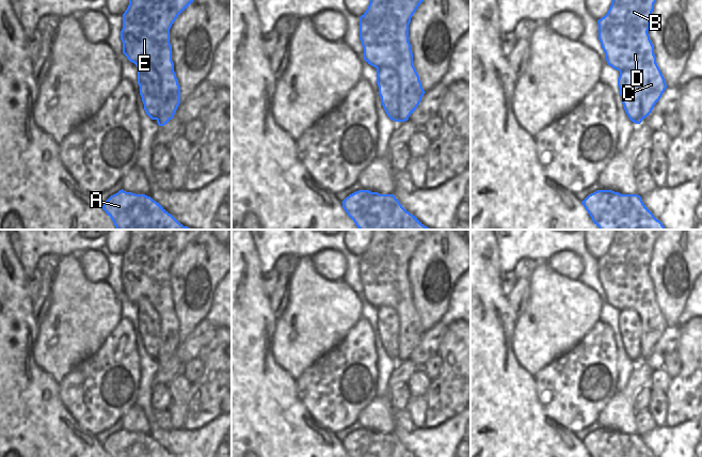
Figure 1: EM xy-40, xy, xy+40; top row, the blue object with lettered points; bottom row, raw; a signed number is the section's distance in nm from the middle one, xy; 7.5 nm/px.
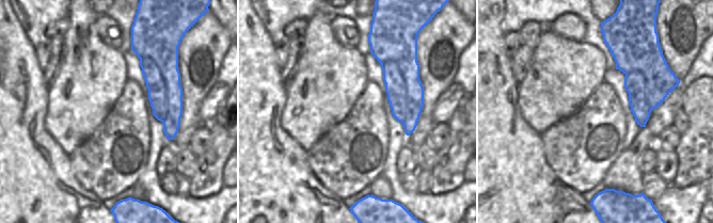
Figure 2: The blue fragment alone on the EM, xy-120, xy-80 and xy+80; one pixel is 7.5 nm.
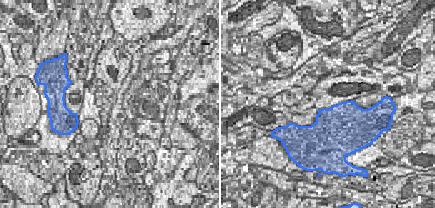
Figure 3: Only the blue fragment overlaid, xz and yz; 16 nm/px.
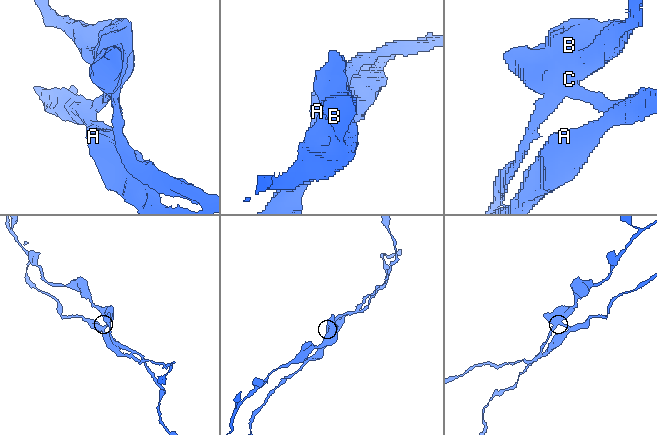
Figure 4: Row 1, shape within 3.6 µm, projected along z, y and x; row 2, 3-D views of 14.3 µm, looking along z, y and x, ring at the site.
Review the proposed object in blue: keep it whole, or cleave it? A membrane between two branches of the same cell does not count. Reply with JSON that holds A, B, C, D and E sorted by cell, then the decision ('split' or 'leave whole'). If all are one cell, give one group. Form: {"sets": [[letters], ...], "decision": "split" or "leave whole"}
{"sets": [["A"], ["B", "C", "D", "E"]], "decision": "split"}

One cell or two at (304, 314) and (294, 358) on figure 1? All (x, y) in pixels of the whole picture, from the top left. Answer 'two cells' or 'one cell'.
one cell

